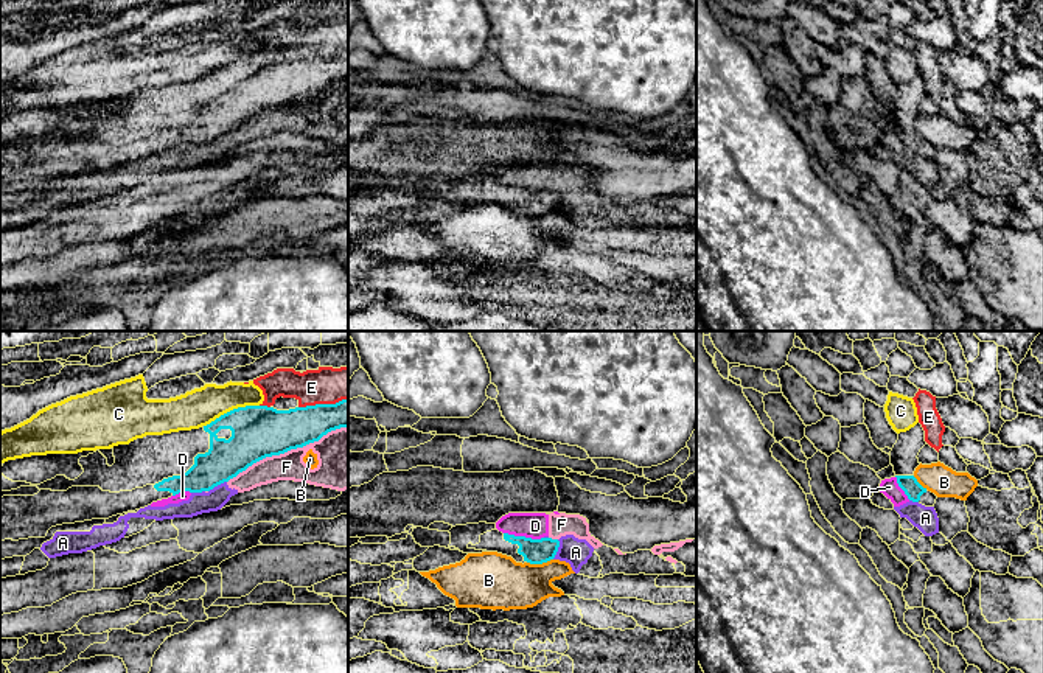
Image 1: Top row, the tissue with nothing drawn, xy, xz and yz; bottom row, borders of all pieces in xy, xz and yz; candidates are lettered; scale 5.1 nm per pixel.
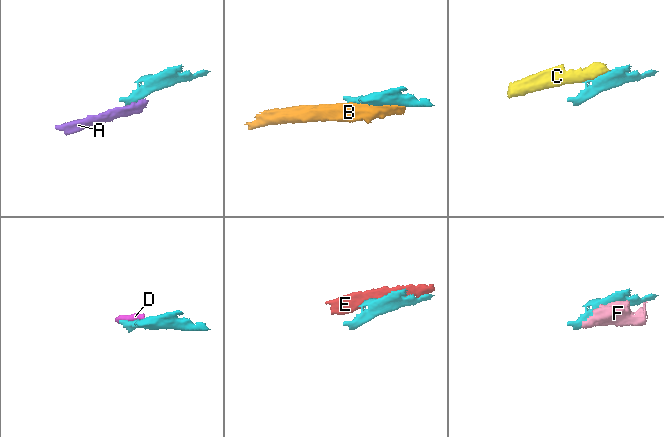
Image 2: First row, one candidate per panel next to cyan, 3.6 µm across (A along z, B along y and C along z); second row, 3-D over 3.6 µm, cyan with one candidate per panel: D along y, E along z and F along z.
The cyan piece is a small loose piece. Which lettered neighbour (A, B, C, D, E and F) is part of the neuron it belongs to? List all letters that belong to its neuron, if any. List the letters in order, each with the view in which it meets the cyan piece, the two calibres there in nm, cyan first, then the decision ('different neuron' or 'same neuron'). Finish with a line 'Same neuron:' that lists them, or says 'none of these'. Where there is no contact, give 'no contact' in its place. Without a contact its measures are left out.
A: xz | 130/140 nm | different neuron
B: xz | 130/280 nm | different neuron
C: xy | 280/190 nm | different neuron
D: xz | 130/140 nm | different neuron
E: xy | 220/190 nm | different neuron
F: xy | 280/190 nm | different neuron
Same neuron: none of these

